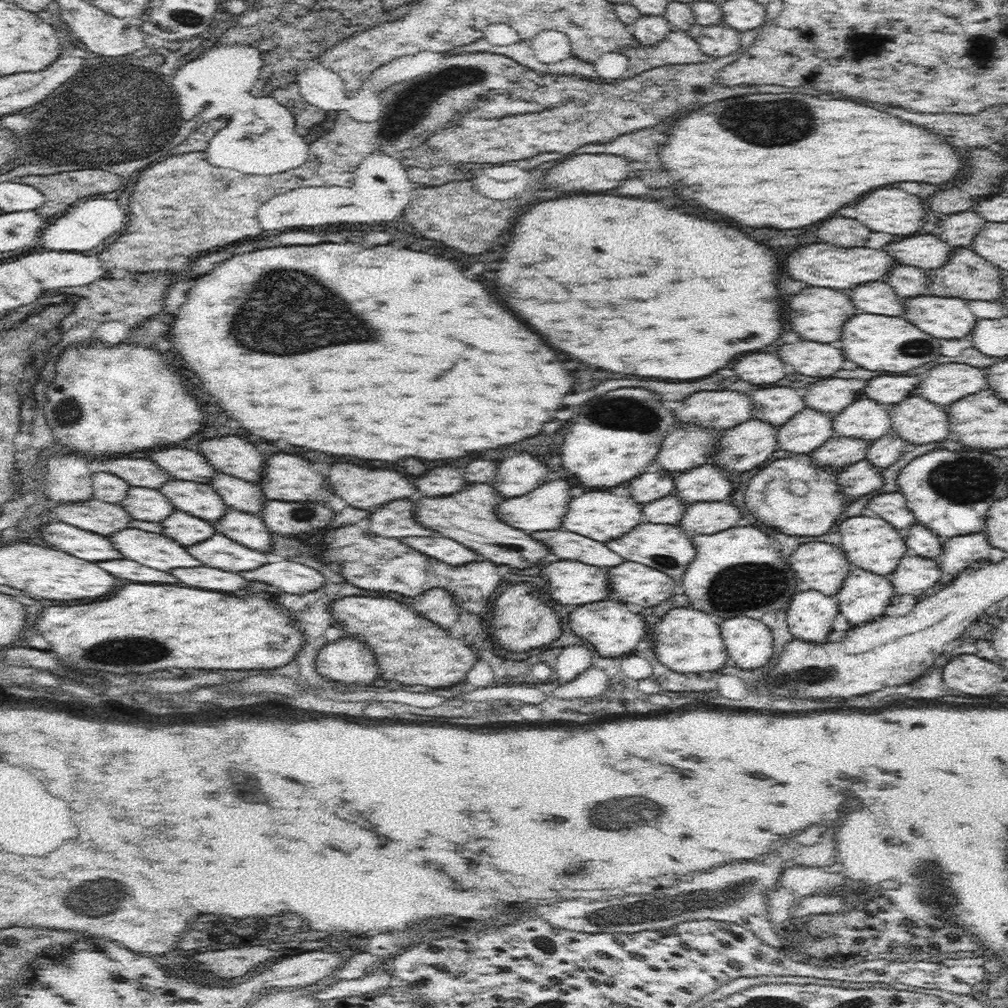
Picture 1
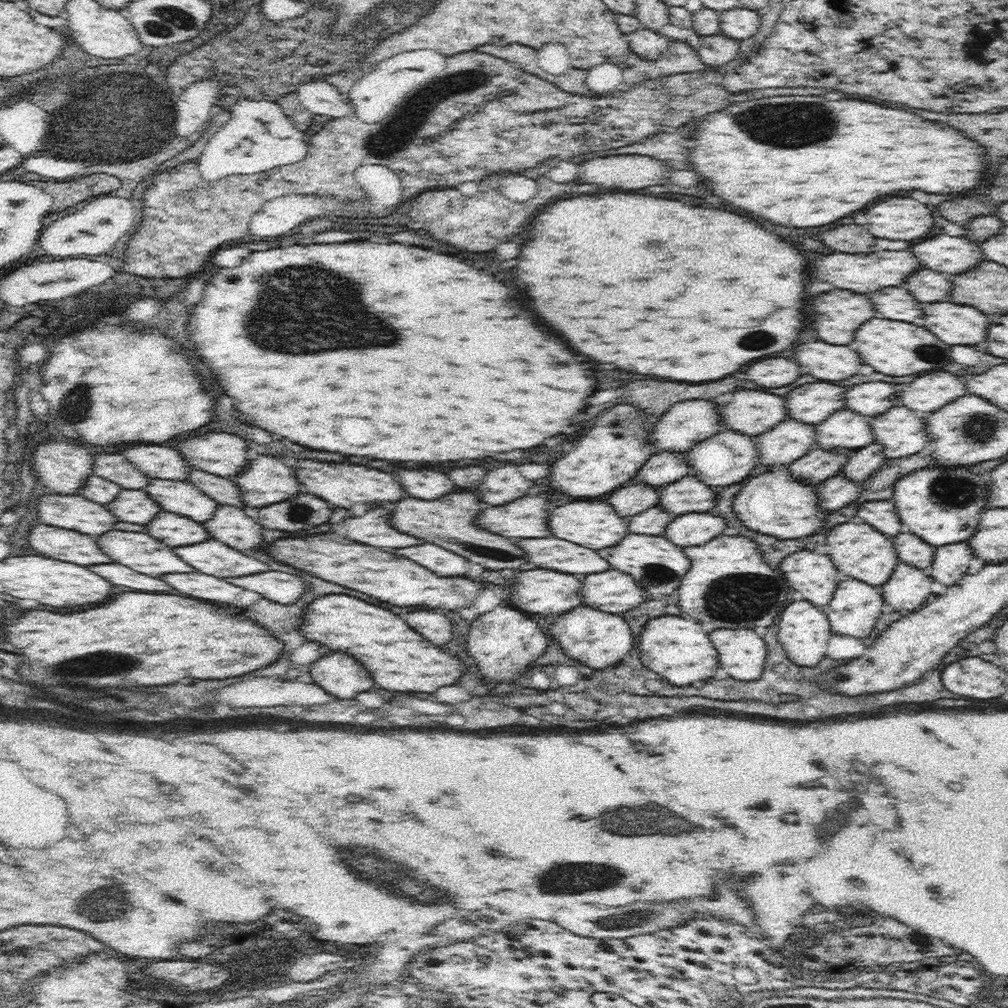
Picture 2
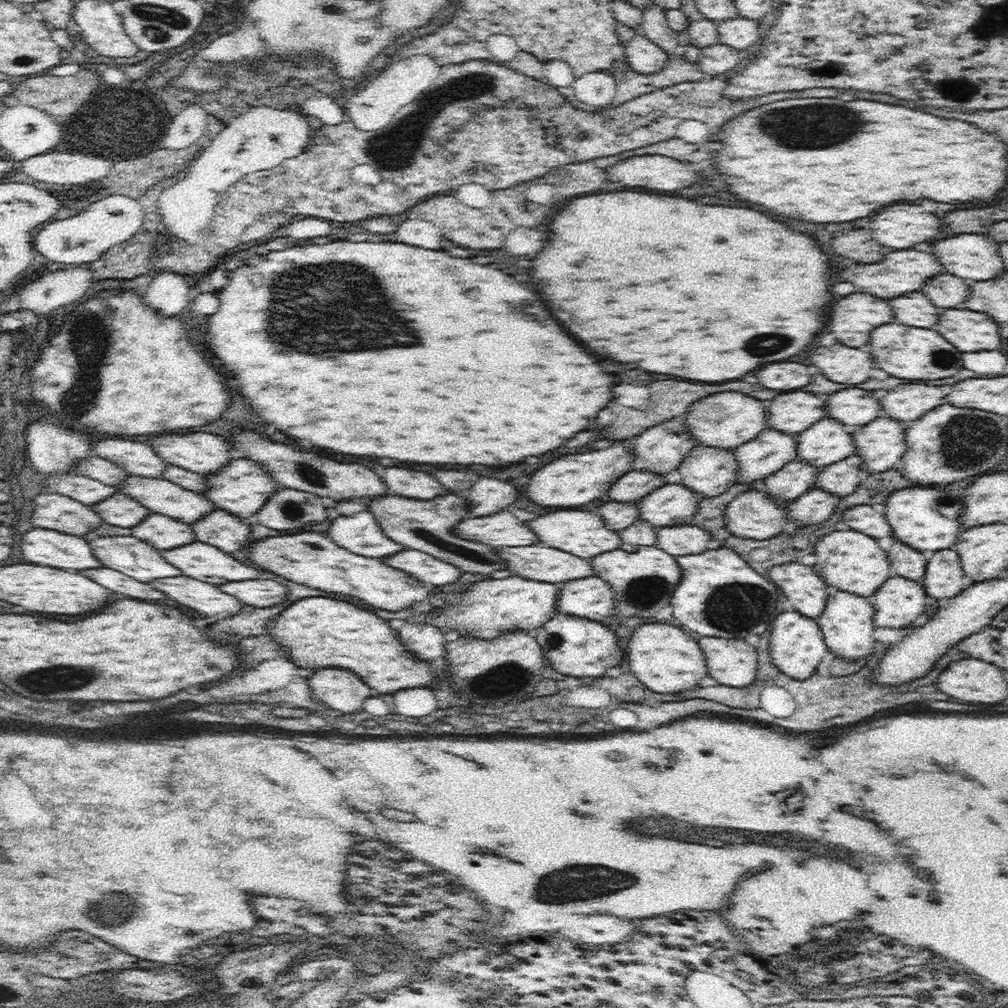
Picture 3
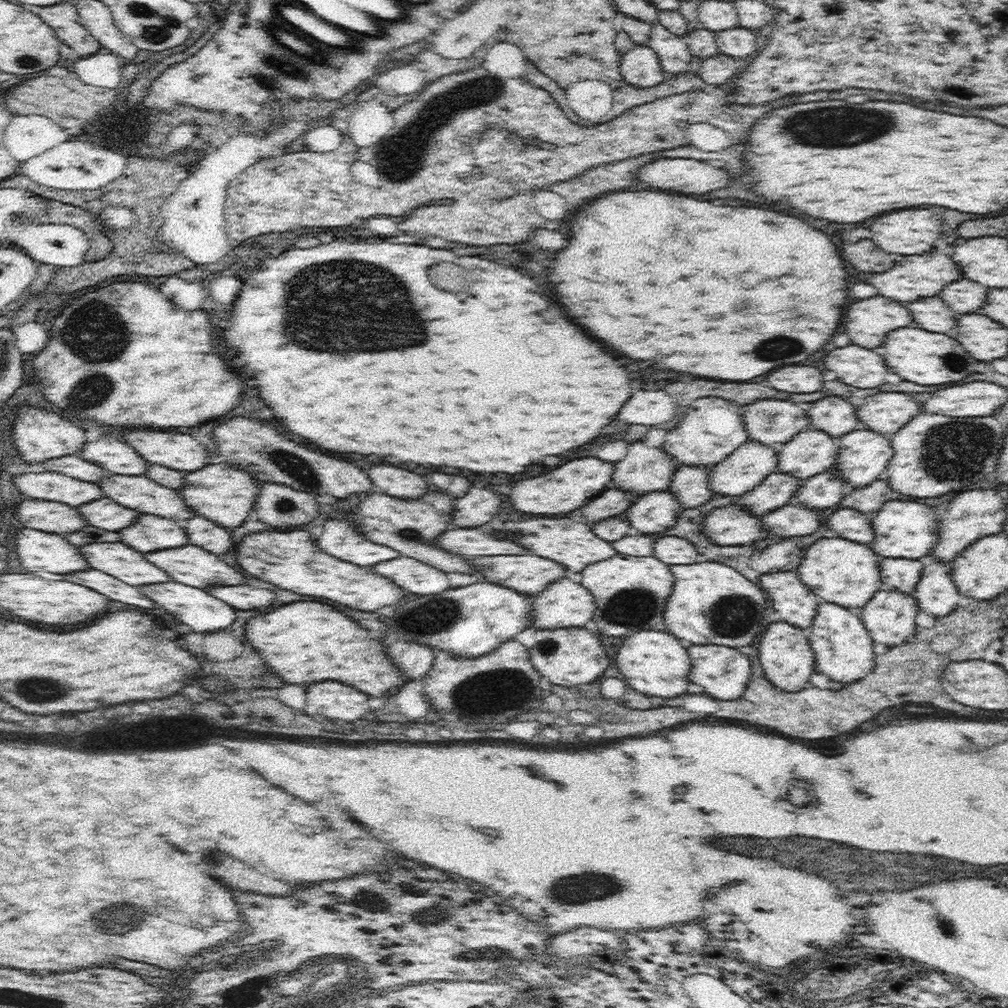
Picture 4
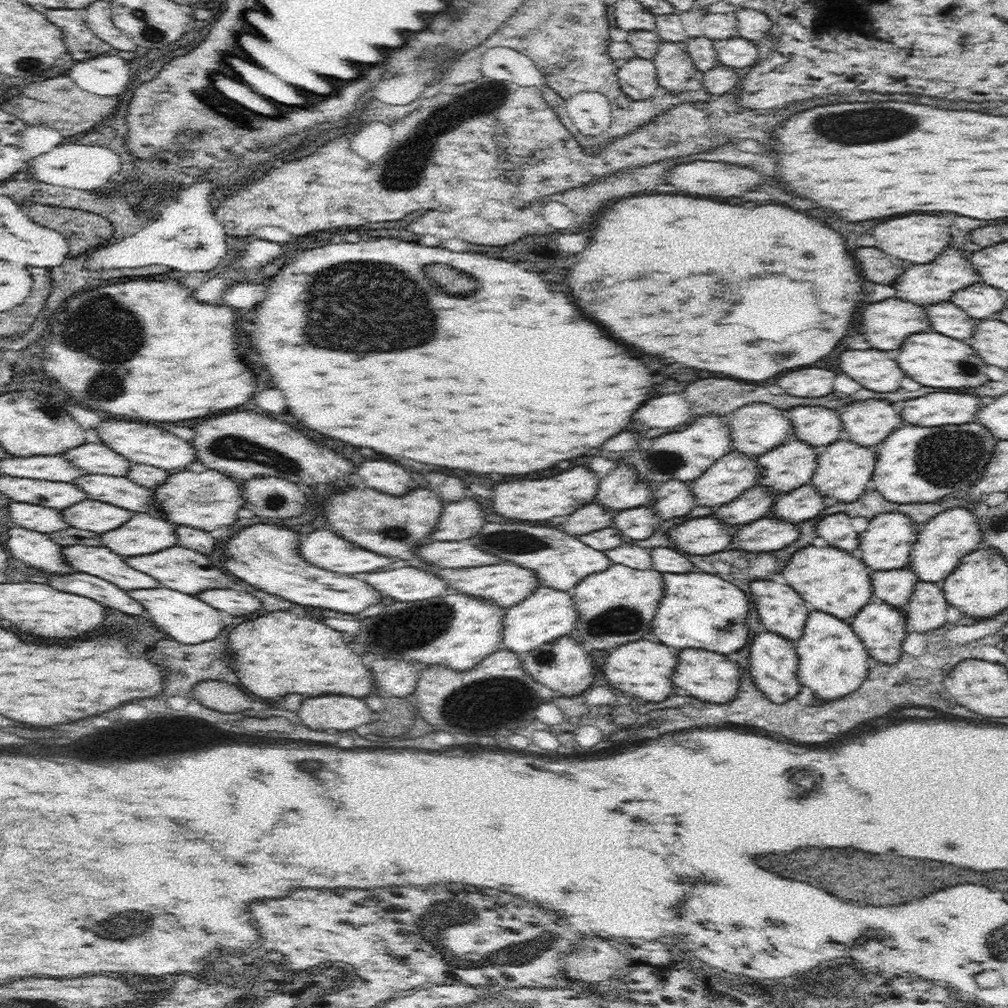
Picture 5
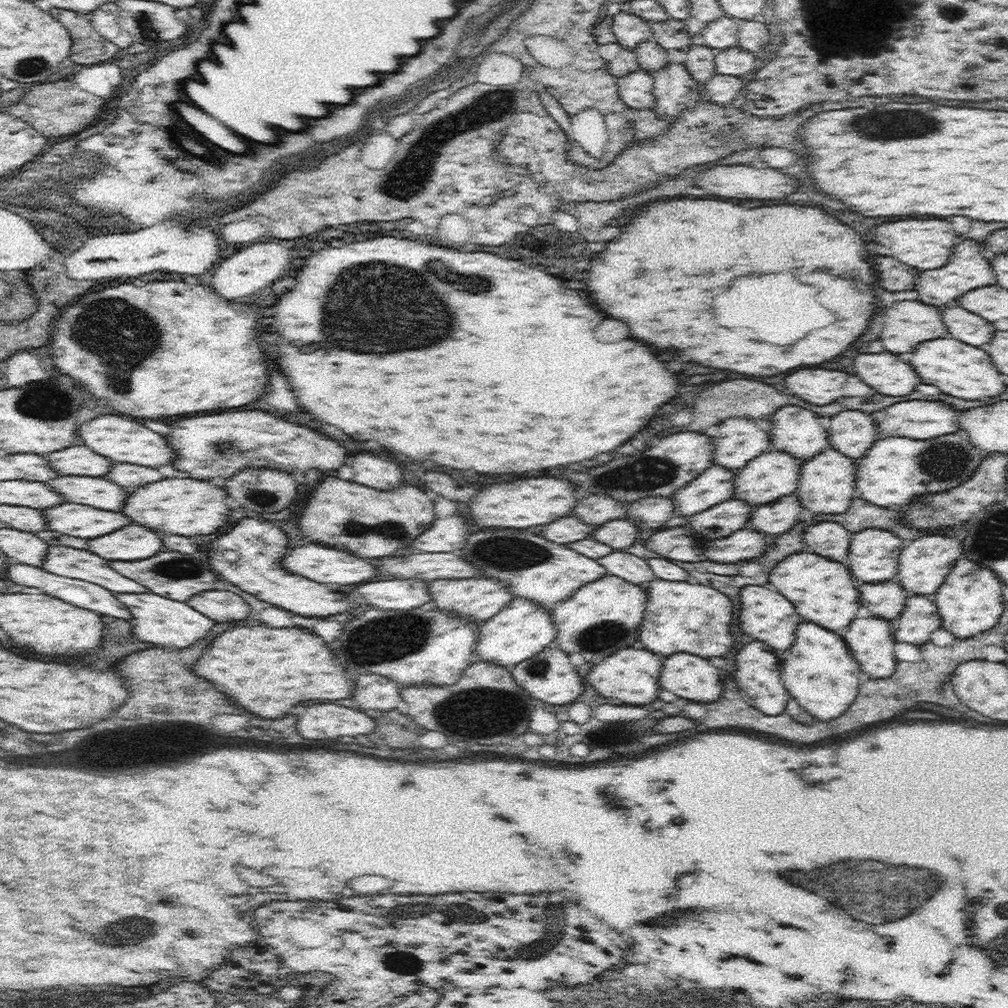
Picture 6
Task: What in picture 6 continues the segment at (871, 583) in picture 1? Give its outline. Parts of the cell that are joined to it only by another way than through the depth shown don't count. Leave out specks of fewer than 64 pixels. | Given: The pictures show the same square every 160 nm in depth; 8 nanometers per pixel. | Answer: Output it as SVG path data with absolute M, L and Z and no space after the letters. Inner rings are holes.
M806 621L797 626L788 652L790 658L782 658L782 682L798 704L814 714L816 720L832 720L852 704L860 688L860 663L844 637L822 625Z

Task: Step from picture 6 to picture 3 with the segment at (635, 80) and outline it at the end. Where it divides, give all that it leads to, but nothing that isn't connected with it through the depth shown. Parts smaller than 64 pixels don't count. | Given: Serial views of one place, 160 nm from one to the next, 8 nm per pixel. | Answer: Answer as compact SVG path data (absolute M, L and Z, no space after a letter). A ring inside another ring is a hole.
M637 33L625 45L626 58L632 70L642 74L652 74L660 70L669 59L668 54L642 33Z

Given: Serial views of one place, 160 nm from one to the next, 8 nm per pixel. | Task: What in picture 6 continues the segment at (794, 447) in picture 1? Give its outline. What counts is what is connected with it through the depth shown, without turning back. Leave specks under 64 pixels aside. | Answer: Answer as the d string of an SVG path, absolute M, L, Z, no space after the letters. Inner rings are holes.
M718 464L708 467L684 488L672 494L674 515L691 517L734 496L736 472Z

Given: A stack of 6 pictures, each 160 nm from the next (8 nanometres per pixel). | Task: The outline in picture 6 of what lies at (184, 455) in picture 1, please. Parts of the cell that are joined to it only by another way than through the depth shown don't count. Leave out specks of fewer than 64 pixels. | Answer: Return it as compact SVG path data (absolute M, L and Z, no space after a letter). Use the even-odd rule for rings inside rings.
M70 446L60 452L47 454L46 460L54 470L66 476L104 477L112 469L112 462L106 456L90 452L86 446Z

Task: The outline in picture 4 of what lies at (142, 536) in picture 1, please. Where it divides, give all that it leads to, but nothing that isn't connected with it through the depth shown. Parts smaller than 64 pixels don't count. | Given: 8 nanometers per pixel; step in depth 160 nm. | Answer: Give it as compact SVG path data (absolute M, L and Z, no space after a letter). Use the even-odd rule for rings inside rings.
M86 544L80 548L80 552L86 556L92 568L108 572L110 576L116 576L132 586L170 580L162 568L150 564L142 552L132 550L128 544Z

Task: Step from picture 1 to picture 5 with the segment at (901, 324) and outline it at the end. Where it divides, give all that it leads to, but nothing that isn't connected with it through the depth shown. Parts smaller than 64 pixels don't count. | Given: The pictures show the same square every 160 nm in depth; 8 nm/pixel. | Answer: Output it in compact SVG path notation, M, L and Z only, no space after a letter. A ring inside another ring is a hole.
M918 332L906 338L900 348L898 364L905 376L920 383L924 387L939 390L960 390L962 388L978 388L988 382L985 362L978 360L979 356L968 344L960 340L952 340L950 336L942 336L938 332Z

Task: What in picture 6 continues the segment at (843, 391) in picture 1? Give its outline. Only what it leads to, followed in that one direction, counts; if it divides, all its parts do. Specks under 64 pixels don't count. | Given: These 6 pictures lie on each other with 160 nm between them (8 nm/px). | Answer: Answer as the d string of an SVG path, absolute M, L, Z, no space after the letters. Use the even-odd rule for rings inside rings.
M730 417L718 424L718 432L710 428L705 433L712 441L713 464L735 472L756 456L775 451L770 443L768 425L758 420Z

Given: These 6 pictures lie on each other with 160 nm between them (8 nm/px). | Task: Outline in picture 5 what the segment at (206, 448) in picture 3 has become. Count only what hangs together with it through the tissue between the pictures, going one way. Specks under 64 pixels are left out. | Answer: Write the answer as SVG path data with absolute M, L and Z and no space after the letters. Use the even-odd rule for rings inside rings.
M104 420L98 426L98 436L118 454L122 454L124 458L132 460L132 462L140 462L140 464L150 464L156 468L164 468L164 470L186 470L186 466L190 466L196 460L196 450L192 448L191 441L176 438L174 434L160 430L156 426L148 426L148 424L136 424L136 422L116 422L116 420Z

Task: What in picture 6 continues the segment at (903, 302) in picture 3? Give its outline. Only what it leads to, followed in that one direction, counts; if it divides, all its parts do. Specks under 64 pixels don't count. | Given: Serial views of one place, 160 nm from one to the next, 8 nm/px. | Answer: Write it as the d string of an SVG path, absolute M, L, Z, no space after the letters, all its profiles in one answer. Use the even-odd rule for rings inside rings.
M962 306L944 308L942 318L944 318L944 324L946 324L950 336L954 336L966 344L972 344L972 346L987 348L994 332L997 331L992 322L982 320L980 316L964 310Z

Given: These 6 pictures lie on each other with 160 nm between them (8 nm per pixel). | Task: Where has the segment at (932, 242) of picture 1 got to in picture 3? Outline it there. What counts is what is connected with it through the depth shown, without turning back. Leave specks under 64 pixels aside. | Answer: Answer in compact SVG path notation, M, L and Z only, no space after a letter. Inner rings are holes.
M964 233L936 242L934 256L938 256L938 262L946 273L954 274L973 284L1000 276L1006 270L1003 258L999 253L999 246L1000 243L994 240L990 234Z

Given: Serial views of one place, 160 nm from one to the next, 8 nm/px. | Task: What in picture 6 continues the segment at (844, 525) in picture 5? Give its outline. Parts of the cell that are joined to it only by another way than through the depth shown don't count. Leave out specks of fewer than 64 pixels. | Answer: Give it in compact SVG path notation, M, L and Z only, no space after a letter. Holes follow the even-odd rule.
M822 521L809 526L802 534L802 544L810 546L812 553L848 563L851 532L844 529L840 523Z

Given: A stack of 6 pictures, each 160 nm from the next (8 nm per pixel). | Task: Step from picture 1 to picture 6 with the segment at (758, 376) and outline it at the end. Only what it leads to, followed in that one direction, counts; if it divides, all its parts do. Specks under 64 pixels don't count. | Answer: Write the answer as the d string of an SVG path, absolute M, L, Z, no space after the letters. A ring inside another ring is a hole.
M806 368L806 370L798 370L794 374L790 374L786 378L786 388L791 394L799 396L802 400L807 400L810 404L825 405L838 401L843 398L843 388L846 380L851 377L846 372L838 372L838 370L822 370L822 368Z

